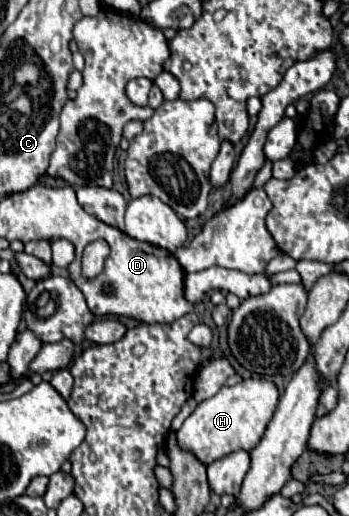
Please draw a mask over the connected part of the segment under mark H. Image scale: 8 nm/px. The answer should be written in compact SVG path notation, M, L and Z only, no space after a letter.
M248 378L236 386L224 386L216 396L200 402L198 408L186 418L182 428L176 432L178 444L194 452L204 464L212 464L214 460L236 450L250 452L264 436L264 430L276 412L278 400L278 386L266 378Z

